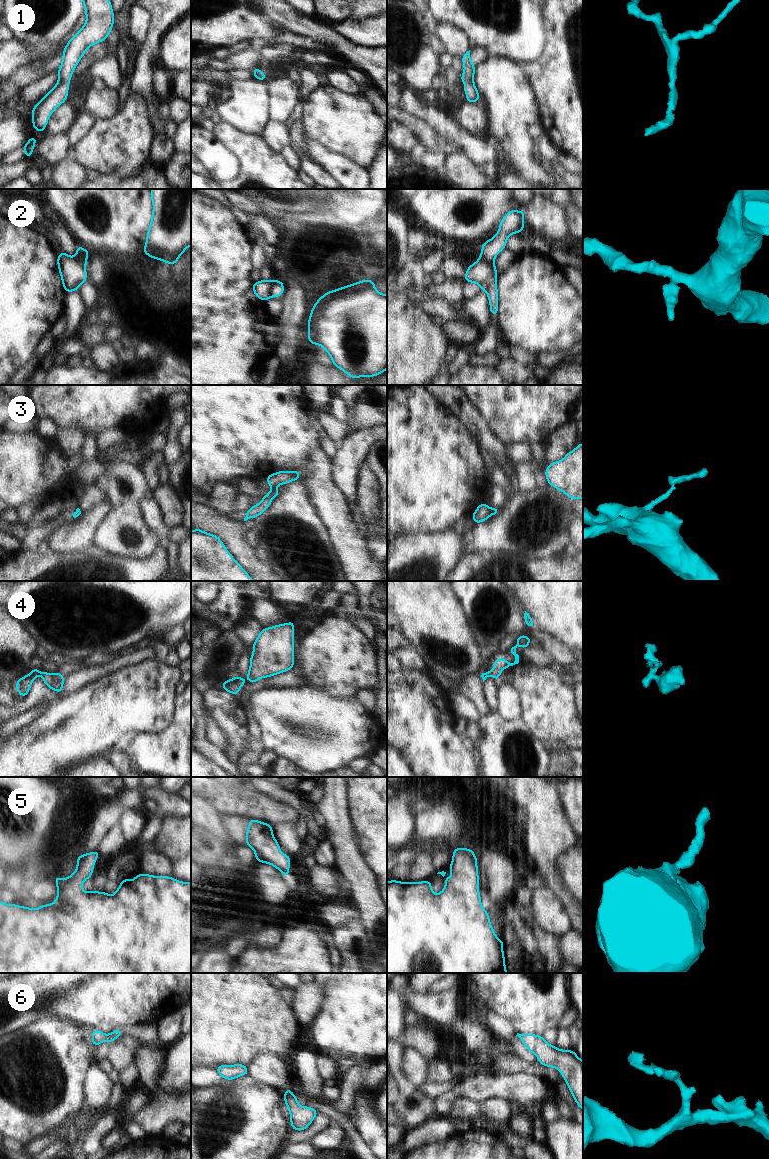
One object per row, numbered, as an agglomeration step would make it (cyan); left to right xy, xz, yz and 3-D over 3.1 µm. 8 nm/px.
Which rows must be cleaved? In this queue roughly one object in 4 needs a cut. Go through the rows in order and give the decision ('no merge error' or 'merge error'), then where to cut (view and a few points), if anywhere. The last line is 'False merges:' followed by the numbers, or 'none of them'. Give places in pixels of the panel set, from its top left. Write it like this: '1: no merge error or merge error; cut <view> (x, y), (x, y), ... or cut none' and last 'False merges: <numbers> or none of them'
1: no merge error; cut none
2: merge error; cut xz (275, 280), (270, 288), (270, 296)
3: merge error; cut xz (272, 487), (275, 489)
4: no merge error; cut none
5: no merge error; cut none
6: no merge error; cut none
False merges: 2, 3

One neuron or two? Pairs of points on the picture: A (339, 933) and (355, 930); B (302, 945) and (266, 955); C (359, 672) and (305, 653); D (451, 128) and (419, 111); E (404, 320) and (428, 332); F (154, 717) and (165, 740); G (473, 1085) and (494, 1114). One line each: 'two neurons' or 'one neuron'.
A: one neuron
B: one neuron
C: one neuron
D: one neuron
E: one neuron
F: two neurons
G: two neurons

